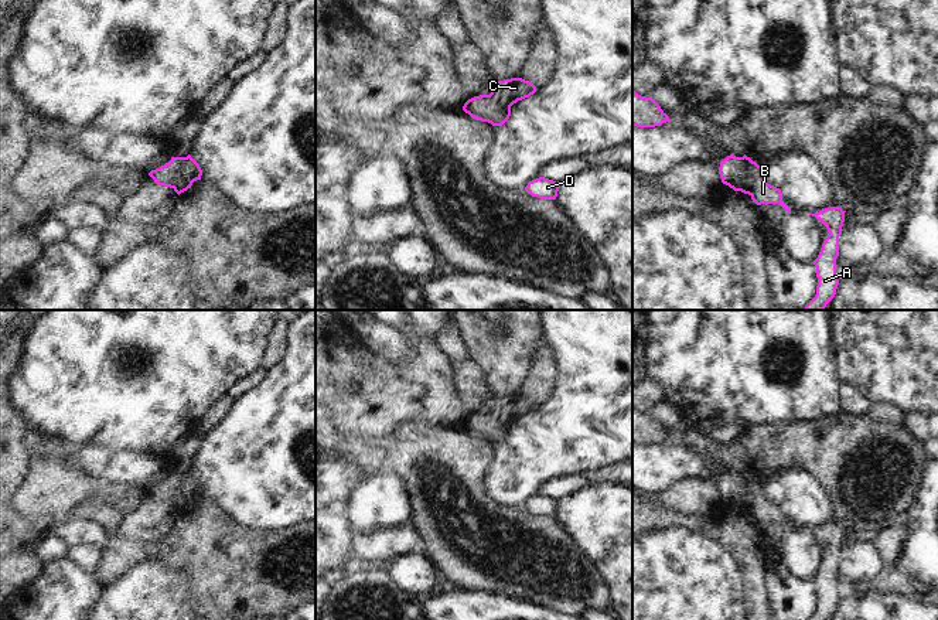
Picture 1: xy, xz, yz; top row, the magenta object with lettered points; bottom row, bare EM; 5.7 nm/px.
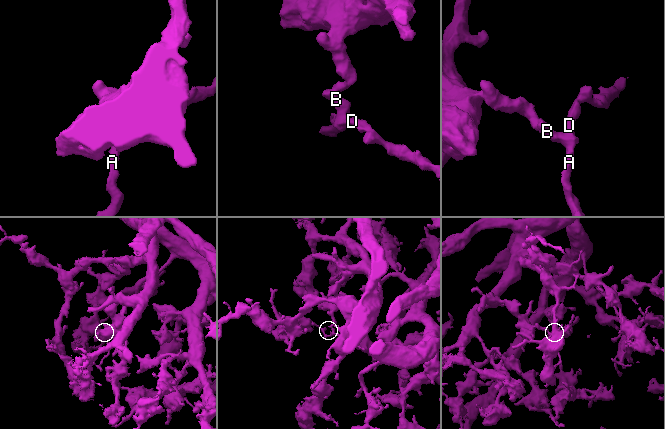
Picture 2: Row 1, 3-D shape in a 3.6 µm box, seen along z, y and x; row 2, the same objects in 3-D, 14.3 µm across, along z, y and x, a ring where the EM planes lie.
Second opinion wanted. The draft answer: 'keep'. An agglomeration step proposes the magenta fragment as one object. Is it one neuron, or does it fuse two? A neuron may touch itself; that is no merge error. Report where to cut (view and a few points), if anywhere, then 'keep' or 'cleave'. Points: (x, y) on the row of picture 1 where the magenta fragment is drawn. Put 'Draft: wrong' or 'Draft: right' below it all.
cut in yz along (742, 157), (742, 180), (737, 190); cleave
Draft: wrong

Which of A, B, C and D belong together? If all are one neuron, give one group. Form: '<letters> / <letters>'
A B D / C

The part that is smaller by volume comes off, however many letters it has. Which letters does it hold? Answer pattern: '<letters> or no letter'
A, B, D.

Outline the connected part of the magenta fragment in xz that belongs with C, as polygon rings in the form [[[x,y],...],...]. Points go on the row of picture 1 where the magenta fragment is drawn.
[[[522,78],[498,81],[491,89],[491,95],[508,106],[512,106],[518,101],[529,98],[535,92],[536,86]]]

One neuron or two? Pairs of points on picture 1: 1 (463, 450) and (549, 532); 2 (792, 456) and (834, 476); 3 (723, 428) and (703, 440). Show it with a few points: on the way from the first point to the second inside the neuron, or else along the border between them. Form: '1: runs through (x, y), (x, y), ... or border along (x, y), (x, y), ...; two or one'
1: runs through (463, 479), (497, 514), (521, 525); one
2: runs through (802, 456), (814, 456), (824, 466); one
3: border along (689, 428), (695, 428), (720, 442), (739, 439); two

